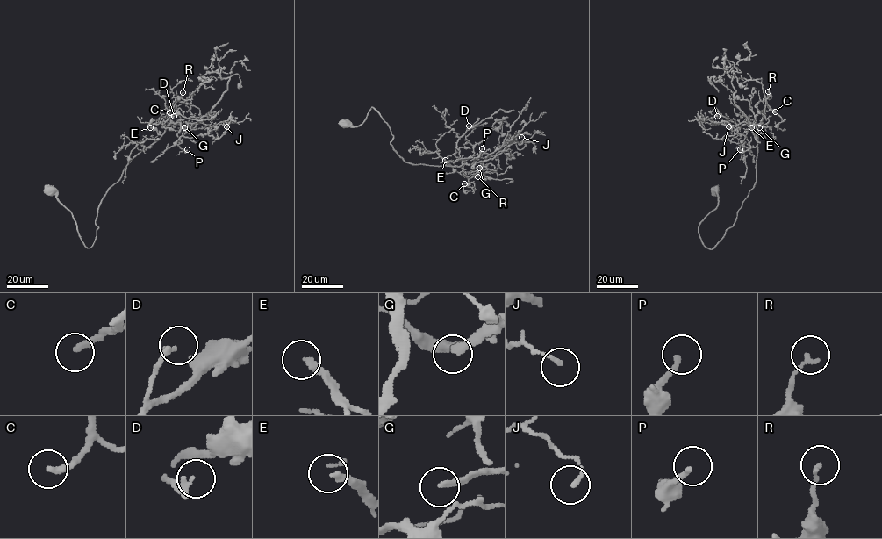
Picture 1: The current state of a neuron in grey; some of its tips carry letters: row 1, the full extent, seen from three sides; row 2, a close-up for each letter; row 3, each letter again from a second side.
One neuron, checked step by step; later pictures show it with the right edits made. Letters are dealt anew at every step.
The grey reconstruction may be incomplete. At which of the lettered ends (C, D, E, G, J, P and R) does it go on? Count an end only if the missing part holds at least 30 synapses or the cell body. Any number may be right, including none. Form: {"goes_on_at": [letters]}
{"goes_on_at": ["C", "E"]}

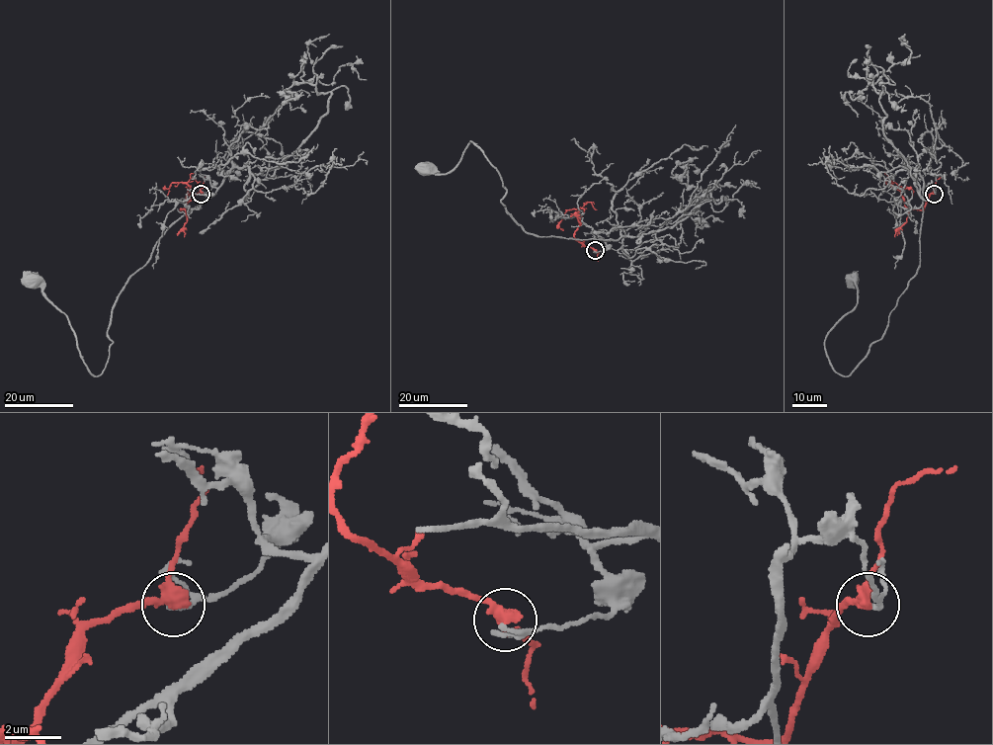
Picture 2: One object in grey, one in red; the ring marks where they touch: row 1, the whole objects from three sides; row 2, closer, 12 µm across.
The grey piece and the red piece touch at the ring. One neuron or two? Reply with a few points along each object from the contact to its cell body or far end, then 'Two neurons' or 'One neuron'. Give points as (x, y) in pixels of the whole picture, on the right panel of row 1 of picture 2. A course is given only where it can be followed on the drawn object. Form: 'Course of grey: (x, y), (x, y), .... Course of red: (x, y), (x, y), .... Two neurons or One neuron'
Course of grey: (934, 193), (922, 189), (917, 274), (885, 332), (842, 375), (825, 340), (857, 304), (851, 281). Course of red: (933, 193), (925, 207), (907, 207), (892, 182), (902, 188), (911, 188), (912, 196). Two neurons

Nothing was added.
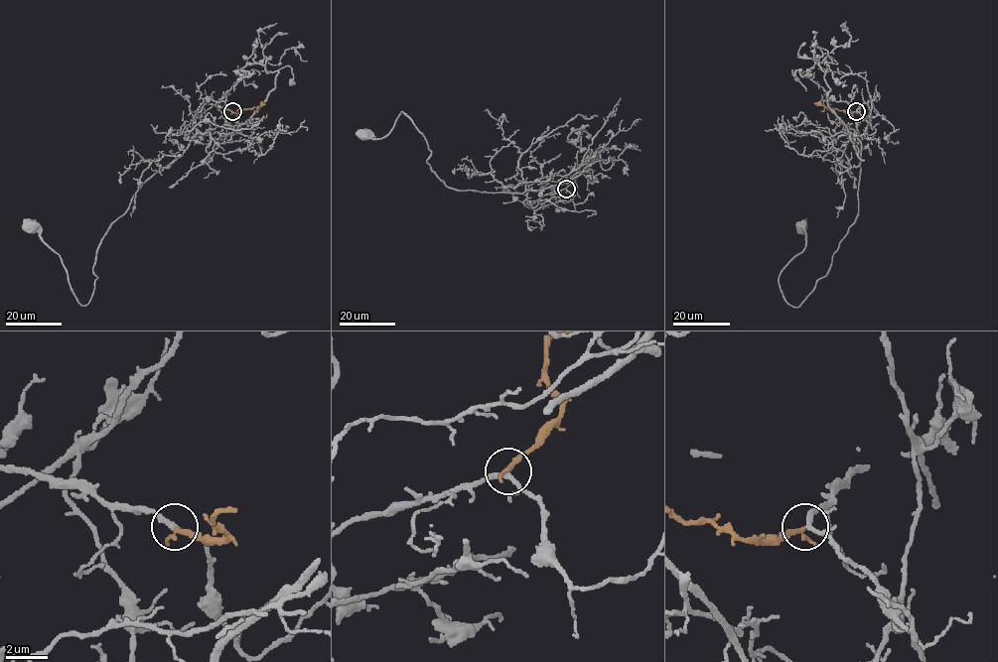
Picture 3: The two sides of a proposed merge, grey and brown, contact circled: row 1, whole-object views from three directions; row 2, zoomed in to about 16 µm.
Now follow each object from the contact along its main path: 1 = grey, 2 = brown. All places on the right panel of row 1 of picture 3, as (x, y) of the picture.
1: (856, 111), (869, 107), (856, 125), (858, 215), (829, 270), (792, 307), (779, 277), (805, 247), (800, 227)
2: (856, 111), (848, 112), (814, 103)

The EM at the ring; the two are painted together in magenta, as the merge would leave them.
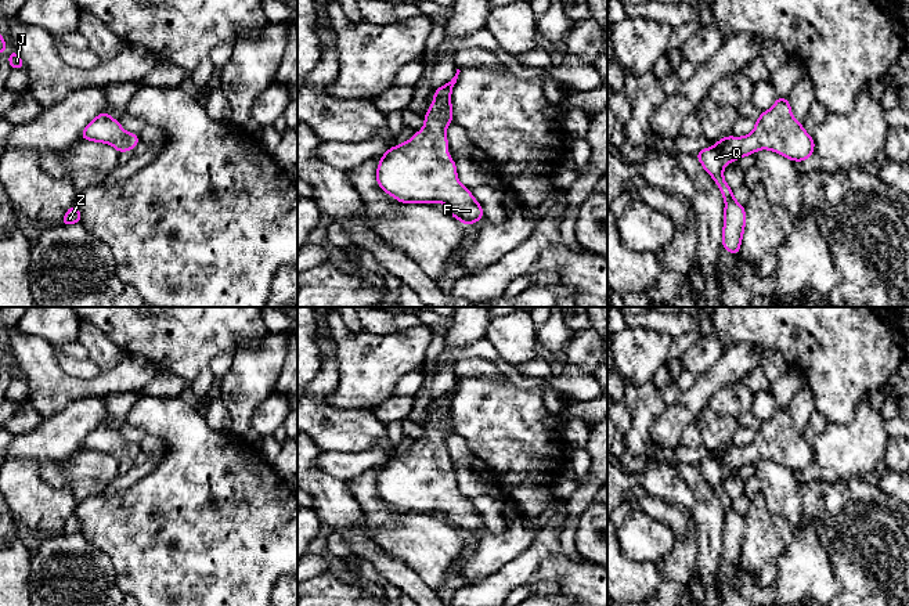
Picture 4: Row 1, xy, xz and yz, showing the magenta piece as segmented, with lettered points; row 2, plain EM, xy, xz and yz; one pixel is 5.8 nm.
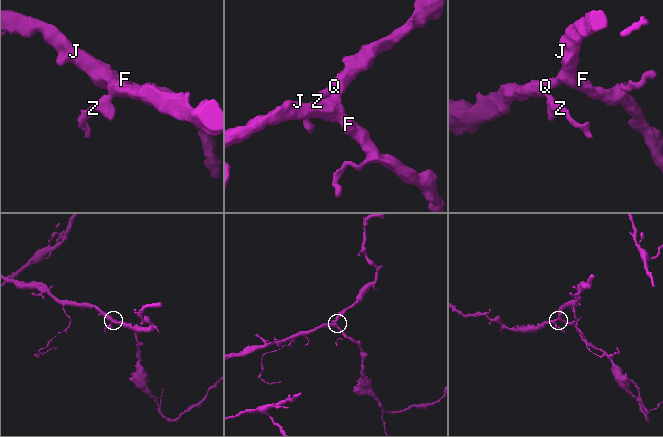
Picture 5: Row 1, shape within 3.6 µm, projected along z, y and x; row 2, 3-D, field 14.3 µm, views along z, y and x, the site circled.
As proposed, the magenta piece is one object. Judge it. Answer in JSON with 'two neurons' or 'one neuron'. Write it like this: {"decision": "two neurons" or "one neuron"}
{"decision": "one neuron"}

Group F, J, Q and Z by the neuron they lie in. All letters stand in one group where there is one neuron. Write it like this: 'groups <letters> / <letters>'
groups F J Q Z

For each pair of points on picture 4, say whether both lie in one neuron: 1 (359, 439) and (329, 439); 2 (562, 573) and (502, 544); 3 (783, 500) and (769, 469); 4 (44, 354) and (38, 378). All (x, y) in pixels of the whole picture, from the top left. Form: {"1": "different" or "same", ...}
{"1": "same", "2": "different", "3": "same", "4": "same"}

